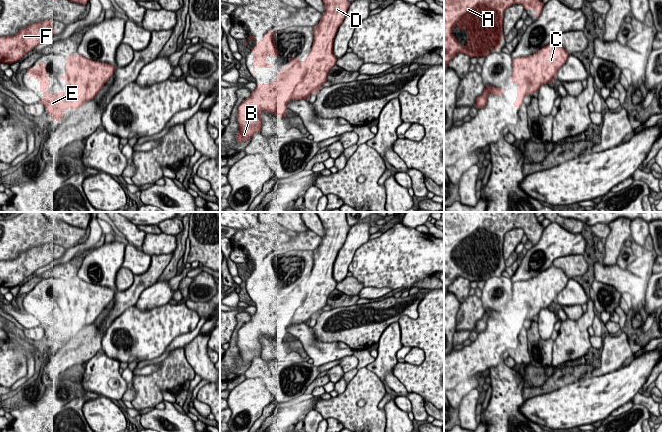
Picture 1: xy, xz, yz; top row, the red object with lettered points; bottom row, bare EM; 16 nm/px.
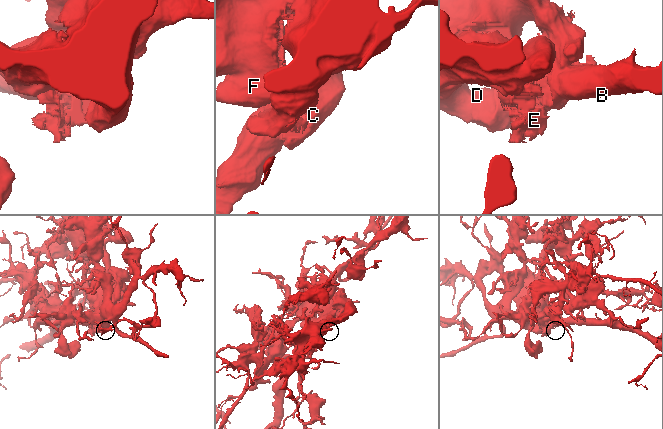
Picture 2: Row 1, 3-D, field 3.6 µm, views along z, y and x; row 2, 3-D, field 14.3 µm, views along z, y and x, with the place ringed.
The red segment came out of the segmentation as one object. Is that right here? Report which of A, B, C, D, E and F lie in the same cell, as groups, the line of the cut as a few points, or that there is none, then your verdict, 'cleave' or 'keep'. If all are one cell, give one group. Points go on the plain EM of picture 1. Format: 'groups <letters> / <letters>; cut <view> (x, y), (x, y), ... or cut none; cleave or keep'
groups A C D F / B E; cut xy (67, 286), (74, 288), (78, 299), (86, 309), (87, 323); cleave

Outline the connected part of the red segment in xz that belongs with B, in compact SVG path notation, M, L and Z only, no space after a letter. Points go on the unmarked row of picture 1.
M300 282L289 284L285 293L277 296L277 301L269 308L257 308L251 320L240 327L237 346L239 354L236 363L239 367L252 362L262 353L261 337L270 336L279 342L285 341L286 329L291 323L295 310L307 295L307 286Z

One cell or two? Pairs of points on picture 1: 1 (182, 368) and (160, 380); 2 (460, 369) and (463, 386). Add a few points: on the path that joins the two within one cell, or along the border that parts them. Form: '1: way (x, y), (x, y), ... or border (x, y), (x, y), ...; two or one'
1: way (177, 370), (165, 379); one
2: border (461, 380), (454, 388); two

